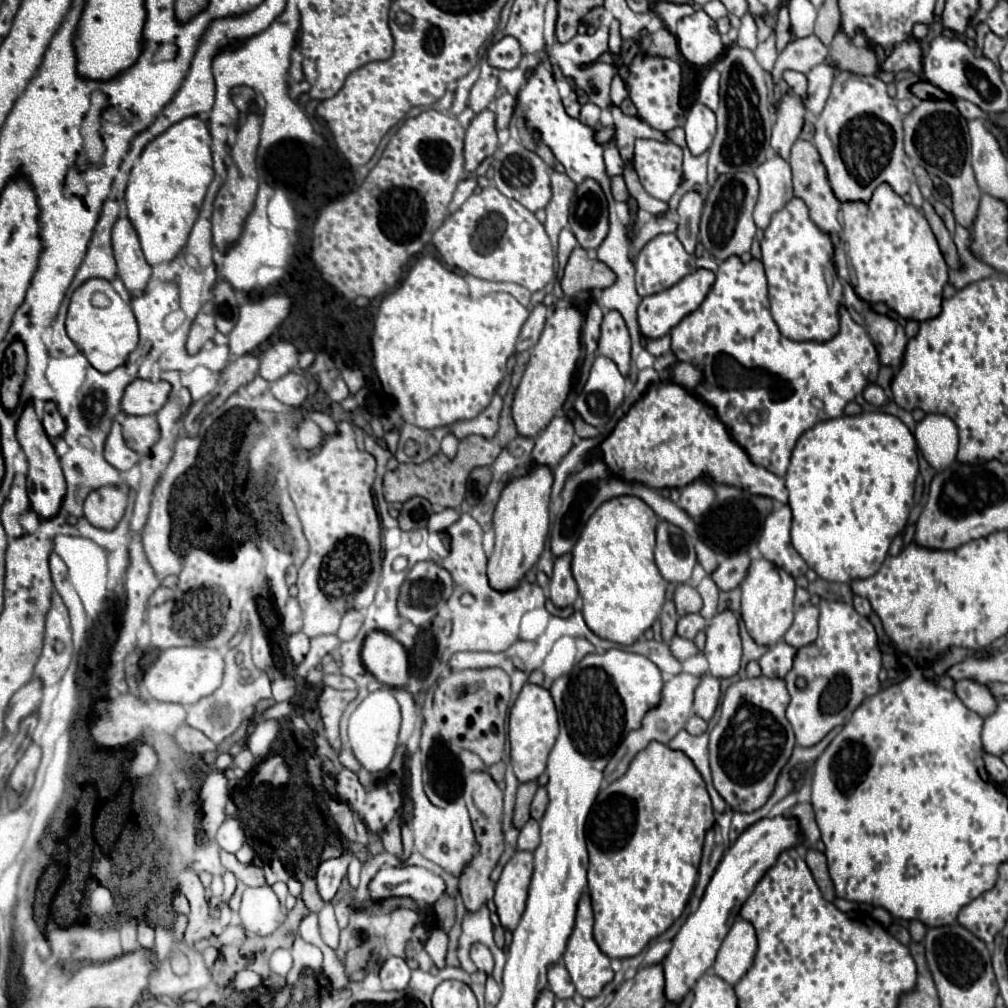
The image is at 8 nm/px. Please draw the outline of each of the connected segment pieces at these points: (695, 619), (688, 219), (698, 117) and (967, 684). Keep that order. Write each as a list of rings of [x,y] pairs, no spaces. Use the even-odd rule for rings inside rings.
[[[688,614],[688,616],[682,616],[678,620],[678,632],[676,634],[692,640],[700,630],[704,630],[704,626],[706,626],[706,618],[702,618],[700,614]]]
[[[690,190],[686,192],[679,202],[677,214],[679,215],[678,230],[676,236],[684,244],[688,254],[694,254],[694,248],[698,243],[699,224],[703,209],[704,198],[696,192]]]
[[[696,102],[688,110],[688,118],[684,124],[686,130],[686,142],[692,154],[702,154],[710,148],[714,132],[716,132],[716,114],[710,108],[704,108],[704,104]]]
[[[956,680],[952,692],[966,708],[978,712],[982,718],[996,712],[998,698],[988,690],[986,684],[976,684],[976,680]]]

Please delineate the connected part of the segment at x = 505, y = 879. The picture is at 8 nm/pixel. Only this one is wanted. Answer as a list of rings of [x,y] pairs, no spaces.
[[[518,850],[504,866],[496,884],[496,908],[504,928],[514,930],[522,918],[532,880],[532,852]]]

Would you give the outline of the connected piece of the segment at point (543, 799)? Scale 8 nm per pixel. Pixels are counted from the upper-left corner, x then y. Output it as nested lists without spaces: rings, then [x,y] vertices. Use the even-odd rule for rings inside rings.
[[[538,788],[536,790],[536,796],[532,800],[532,806],[530,806],[530,816],[534,820],[542,820],[544,812],[546,812],[546,806],[548,806],[548,794],[546,794],[546,788]]]

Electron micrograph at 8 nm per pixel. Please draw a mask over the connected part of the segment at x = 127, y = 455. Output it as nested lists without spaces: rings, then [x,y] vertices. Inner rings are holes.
[[[114,420],[112,422],[112,428],[110,428],[110,434],[106,438],[106,444],[104,444],[104,458],[108,464],[112,464],[114,468],[126,472],[130,470],[138,460],[140,460],[140,454],[136,454],[134,450],[130,450],[126,444],[124,444],[124,438],[122,438],[122,430],[120,430],[120,424]]]

